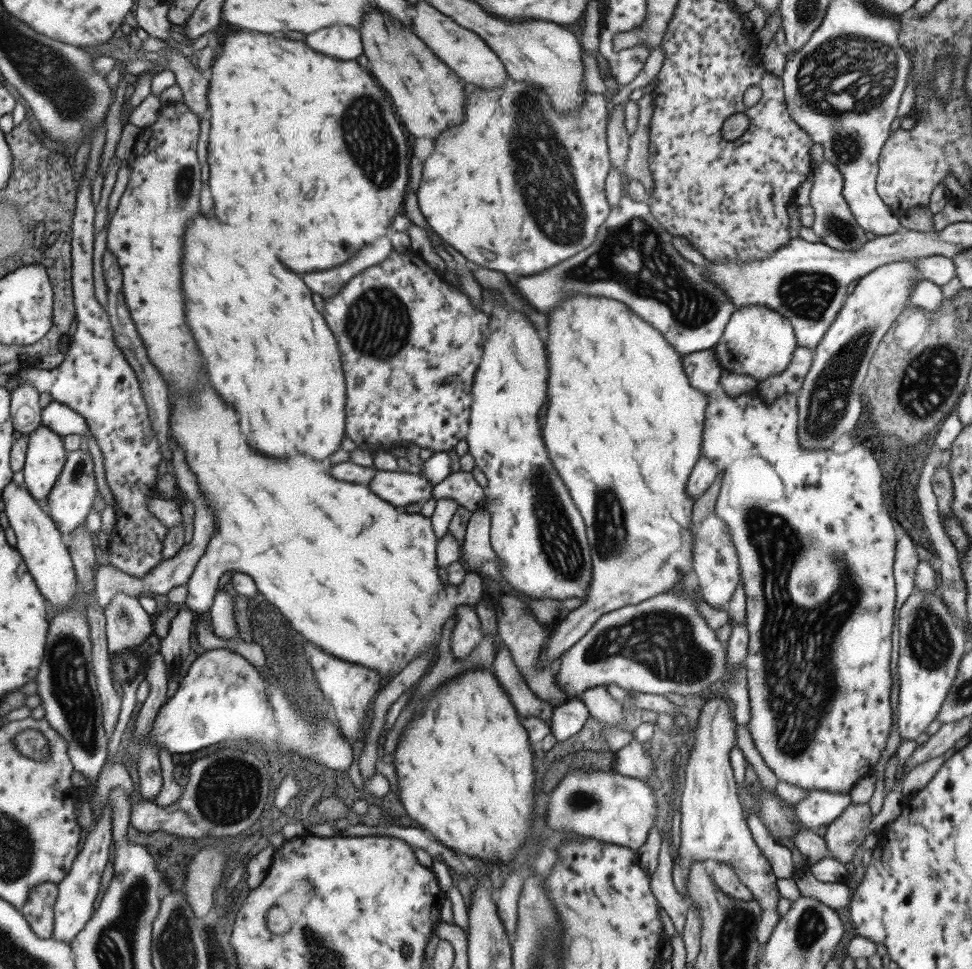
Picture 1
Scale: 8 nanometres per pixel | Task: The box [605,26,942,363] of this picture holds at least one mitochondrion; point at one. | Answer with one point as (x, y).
(848, 74)

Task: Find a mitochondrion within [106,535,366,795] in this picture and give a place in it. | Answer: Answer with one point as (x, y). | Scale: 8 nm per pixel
(124, 616)

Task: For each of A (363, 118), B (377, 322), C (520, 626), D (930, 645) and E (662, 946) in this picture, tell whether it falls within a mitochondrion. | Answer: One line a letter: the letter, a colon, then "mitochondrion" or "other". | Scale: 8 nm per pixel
A: mitochondrion
B: mitochondrion
C: other
D: mitochondrion
E: other

